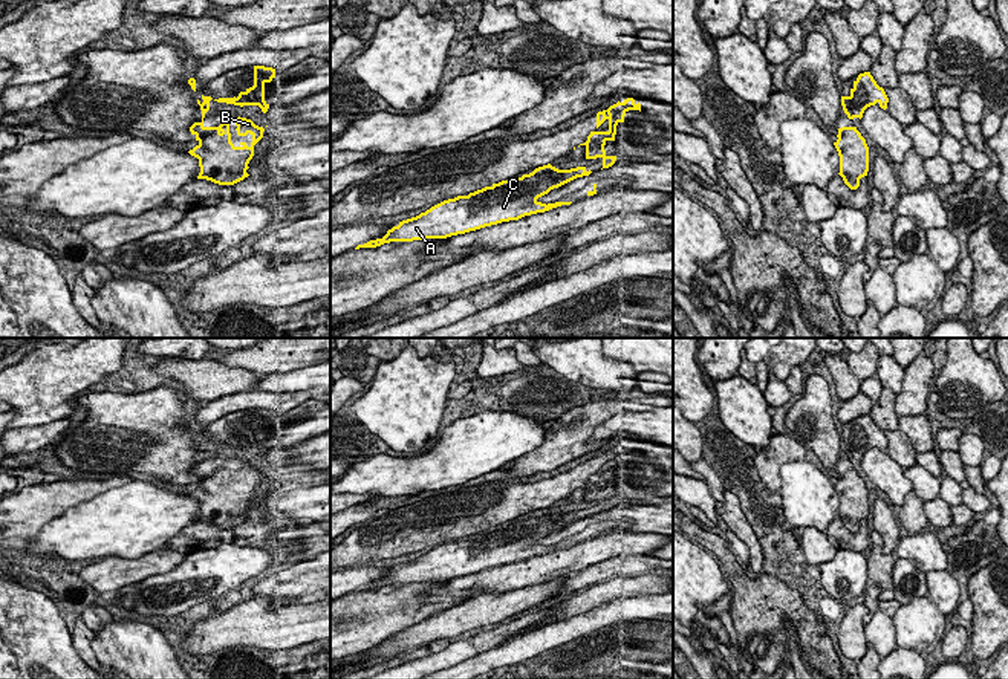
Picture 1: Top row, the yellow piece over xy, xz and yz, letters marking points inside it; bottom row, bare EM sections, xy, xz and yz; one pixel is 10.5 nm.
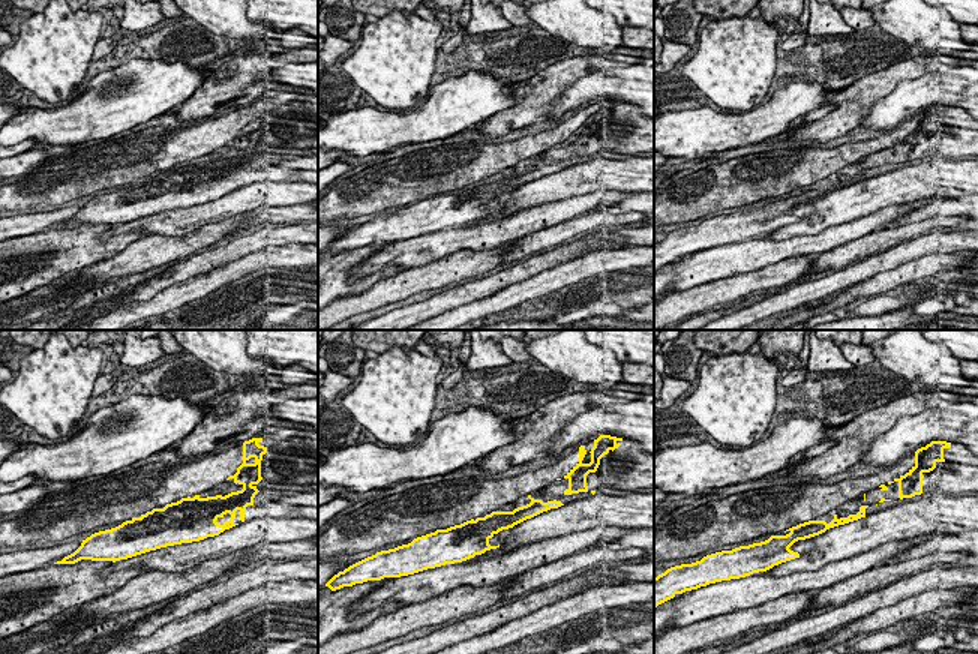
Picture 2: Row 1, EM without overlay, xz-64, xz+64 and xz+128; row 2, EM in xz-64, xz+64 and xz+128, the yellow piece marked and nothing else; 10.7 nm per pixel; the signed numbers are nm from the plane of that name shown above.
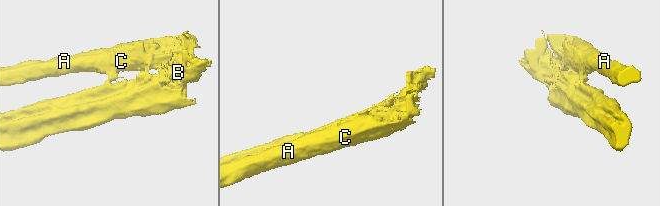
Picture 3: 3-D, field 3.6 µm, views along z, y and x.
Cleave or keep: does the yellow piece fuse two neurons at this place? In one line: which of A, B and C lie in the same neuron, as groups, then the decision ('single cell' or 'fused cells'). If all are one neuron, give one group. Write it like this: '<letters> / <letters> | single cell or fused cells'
A C / B | fused cells

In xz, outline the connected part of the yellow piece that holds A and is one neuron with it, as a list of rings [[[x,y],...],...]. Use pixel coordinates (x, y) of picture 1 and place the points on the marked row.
[[[551,164],[522,177],[511,177],[468,196],[444,200],[416,217],[399,222],[382,239],[359,248],[376,248],[390,242],[447,239],[525,216],[545,213],[572,202],[541,203],[537,199],[575,179],[572,170],[554,170]]]

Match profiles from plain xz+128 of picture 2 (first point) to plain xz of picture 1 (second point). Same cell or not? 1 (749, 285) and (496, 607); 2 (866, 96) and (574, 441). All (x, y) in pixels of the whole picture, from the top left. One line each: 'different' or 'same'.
1: same
2: same

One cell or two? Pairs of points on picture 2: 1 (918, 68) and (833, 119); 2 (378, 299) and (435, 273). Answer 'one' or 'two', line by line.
1: one
2: one

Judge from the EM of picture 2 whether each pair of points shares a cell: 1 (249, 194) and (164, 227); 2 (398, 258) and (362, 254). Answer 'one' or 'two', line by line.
1: one
2: two

